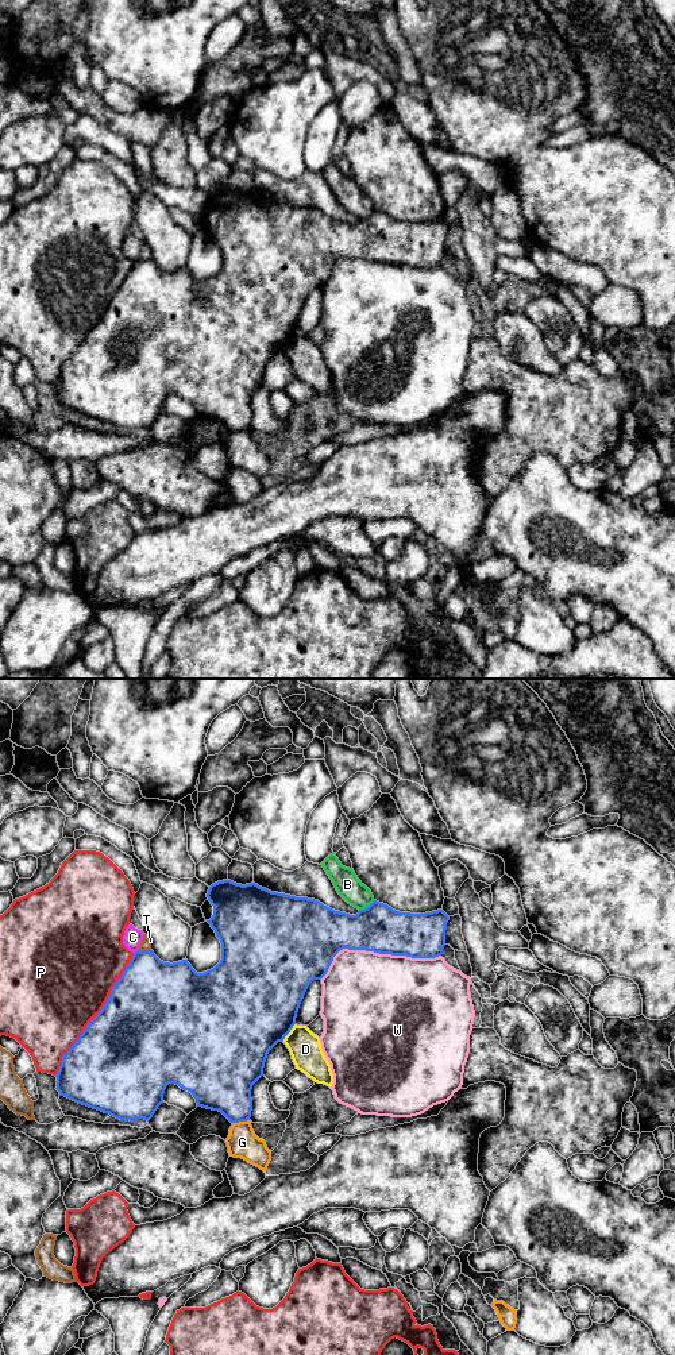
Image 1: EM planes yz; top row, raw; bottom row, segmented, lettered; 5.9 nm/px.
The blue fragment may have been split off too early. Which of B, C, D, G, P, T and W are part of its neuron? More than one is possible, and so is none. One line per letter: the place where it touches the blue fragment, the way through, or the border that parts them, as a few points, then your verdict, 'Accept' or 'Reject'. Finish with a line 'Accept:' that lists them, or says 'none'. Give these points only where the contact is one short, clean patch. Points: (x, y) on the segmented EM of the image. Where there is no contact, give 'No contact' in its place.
B: Touches blue at yz (367, 907). Reject
C: Touches blue at yz (135, 952). Reject
D: Touches blue at yz (289, 1031). Reject
G: Touches blue at yz (240, 1120). Boundary: yz (249, 1119), (232, 1123). Reject
P: Touches blue at yz (97, 1014). Reject
T: Touches blue at yz (145, 952). Reject
W: Touches blue at yz (375, 952). Reject
Accept: none

